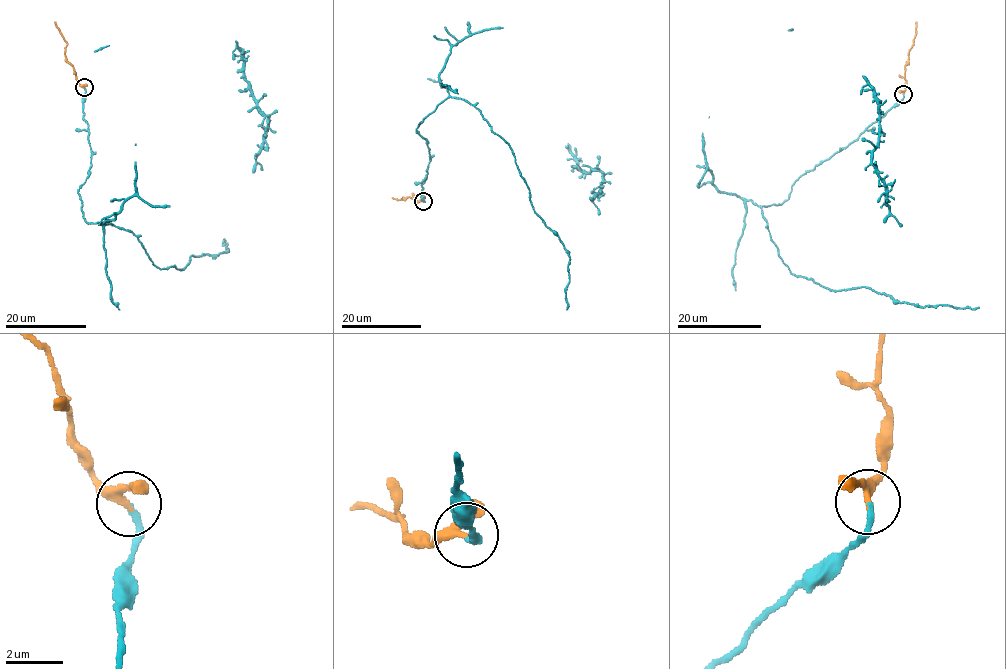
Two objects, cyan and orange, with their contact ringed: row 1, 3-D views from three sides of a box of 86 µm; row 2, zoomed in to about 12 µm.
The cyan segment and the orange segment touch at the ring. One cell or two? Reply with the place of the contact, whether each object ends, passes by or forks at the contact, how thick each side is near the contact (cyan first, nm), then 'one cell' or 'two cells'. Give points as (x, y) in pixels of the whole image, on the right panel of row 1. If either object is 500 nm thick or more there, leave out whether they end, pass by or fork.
place (903, 94); cyan ends; orange passes by; calibres 220 and 240 nm; one cell

